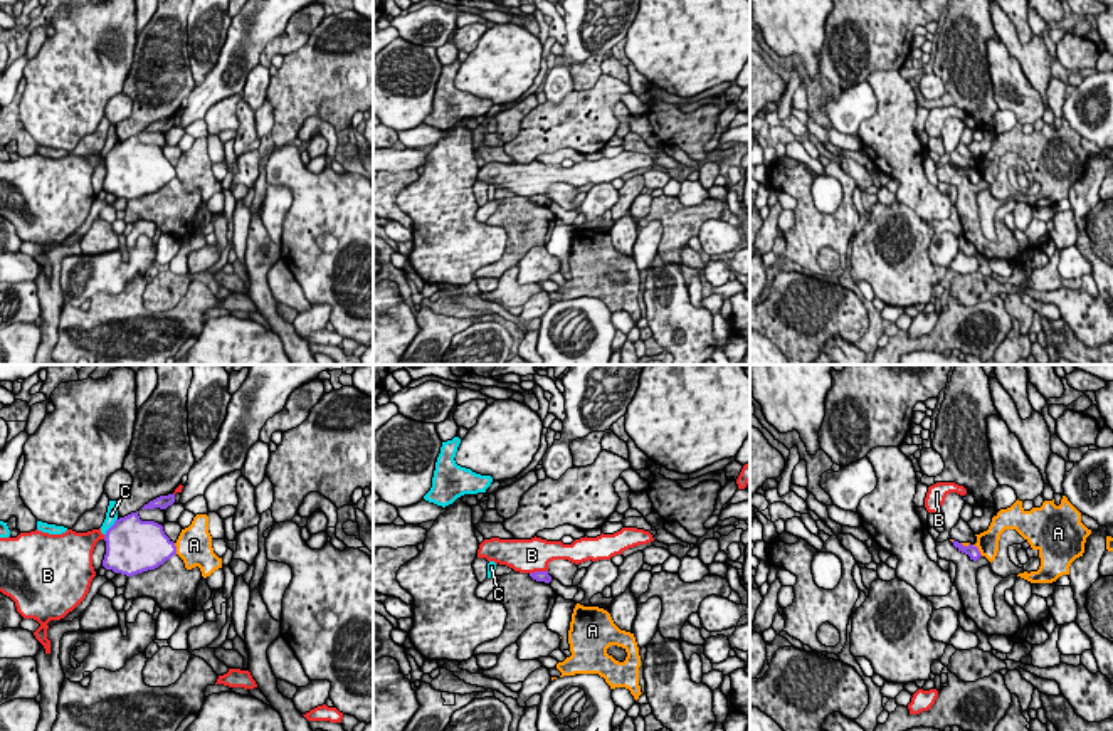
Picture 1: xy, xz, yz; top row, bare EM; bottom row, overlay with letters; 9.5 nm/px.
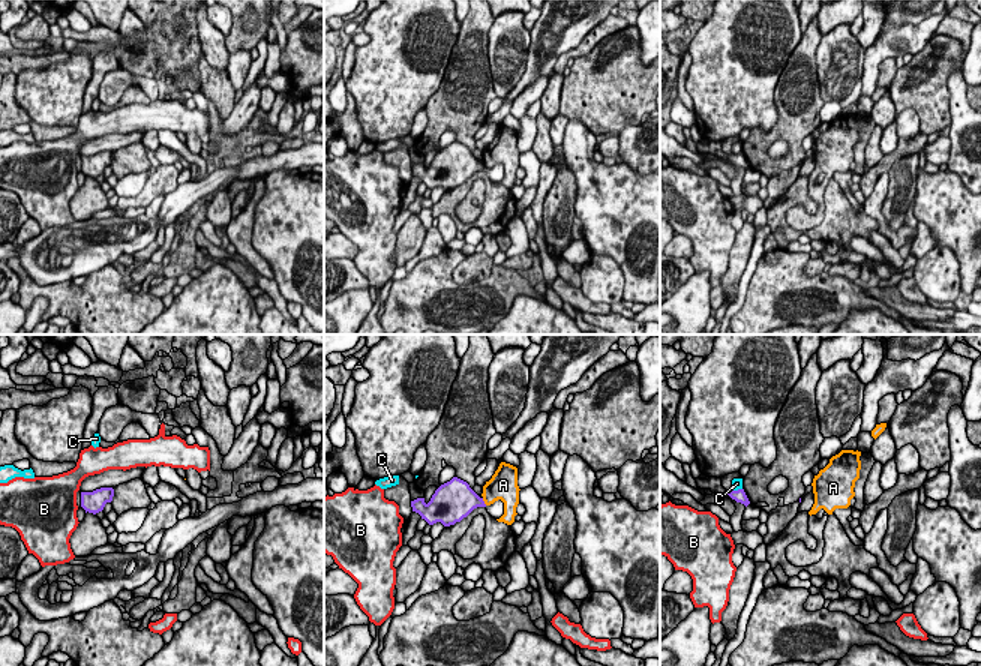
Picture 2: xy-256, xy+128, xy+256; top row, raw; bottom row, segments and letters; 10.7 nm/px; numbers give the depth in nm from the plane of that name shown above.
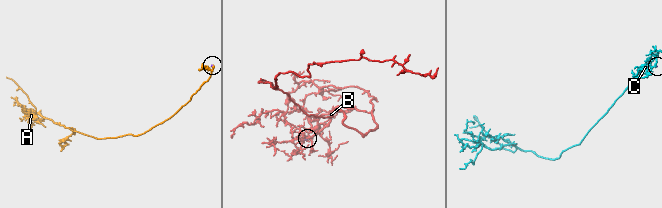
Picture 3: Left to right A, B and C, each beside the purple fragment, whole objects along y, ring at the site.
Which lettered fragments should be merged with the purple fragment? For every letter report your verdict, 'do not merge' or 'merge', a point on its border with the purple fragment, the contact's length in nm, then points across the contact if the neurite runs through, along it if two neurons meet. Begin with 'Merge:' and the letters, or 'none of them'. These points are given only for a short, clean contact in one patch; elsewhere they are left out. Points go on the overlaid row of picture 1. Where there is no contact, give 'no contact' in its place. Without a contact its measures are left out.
Merge: none of them
A: do not merge | yz (977, 550) | 150 nm | along yz (972, 545), (982, 555)
B: do not merge | xz (538, 572) | 180 nm
C: do not merge | xy (111, 526) | 220 nm

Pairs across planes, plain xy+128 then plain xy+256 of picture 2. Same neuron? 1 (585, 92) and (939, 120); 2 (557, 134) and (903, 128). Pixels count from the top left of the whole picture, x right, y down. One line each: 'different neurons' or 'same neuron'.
1: same neuron
2: different neurons

